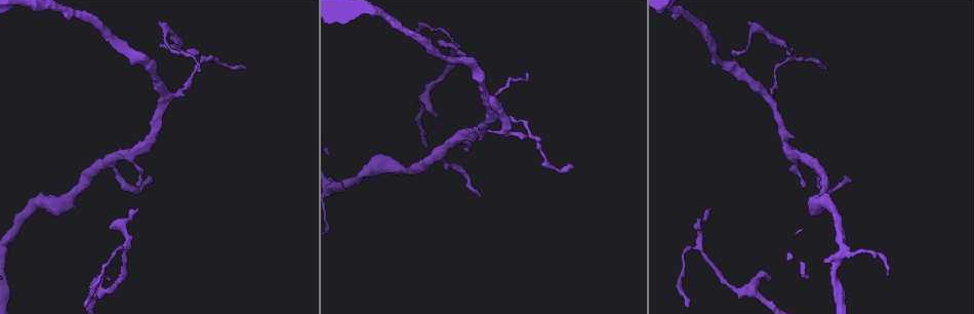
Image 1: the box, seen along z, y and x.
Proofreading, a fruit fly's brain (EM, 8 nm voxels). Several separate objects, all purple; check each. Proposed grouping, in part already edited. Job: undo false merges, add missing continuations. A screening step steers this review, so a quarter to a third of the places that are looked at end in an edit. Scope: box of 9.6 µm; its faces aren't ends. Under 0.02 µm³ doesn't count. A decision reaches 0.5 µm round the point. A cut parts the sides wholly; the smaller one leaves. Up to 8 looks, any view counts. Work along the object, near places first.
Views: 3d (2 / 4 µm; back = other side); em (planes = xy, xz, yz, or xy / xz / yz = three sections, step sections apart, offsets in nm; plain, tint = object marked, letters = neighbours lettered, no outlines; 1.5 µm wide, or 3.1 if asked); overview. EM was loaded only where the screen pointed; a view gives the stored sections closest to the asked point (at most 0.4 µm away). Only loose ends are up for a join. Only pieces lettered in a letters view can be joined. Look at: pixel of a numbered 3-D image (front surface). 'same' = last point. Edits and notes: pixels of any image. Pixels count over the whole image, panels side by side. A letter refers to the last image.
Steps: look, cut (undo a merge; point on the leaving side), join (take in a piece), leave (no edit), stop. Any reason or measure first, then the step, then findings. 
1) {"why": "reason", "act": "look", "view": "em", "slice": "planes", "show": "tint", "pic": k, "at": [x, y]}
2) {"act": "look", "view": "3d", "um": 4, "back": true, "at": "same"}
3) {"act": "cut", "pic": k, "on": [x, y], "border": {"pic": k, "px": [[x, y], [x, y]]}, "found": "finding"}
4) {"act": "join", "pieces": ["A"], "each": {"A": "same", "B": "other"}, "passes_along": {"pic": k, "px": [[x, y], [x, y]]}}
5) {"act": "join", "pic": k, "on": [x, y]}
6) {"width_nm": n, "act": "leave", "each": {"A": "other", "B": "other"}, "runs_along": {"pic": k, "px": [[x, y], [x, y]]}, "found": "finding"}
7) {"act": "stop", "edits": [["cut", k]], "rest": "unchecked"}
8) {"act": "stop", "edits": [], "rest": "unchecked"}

{"why": "tapers out", "act": "look", "view": "3d", "um": 4, "pic": 1, "at": [711, 208]}

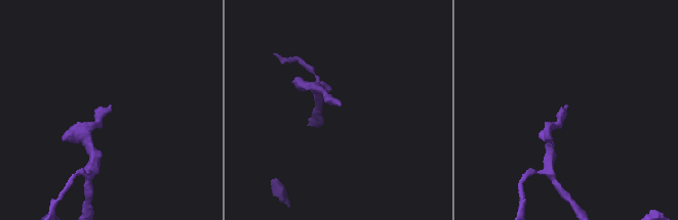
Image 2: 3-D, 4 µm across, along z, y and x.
{"why": "shape alone is not enough", "act": "look", "view": "em", "slice": "planes", "show": "letters", "pic": 2, "at": [110, 106]}

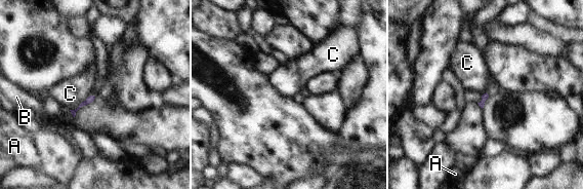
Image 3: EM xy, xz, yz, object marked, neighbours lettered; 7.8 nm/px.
{"longest_contact_nm": ["C", 240], "act": "leave", "each": {"A": "other", "B": "other", "C": "other"}, "border": {"pic": 3, "px": [[93, 91], [76, 108], [70, 110]]}, "found": "no lettered piece goes on from it"}

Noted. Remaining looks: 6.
{"why": "branch stops here", "act": "look", "view": "em", "slice": "planes", "show": "letters", "pic": 1, "at": [525, 75]}

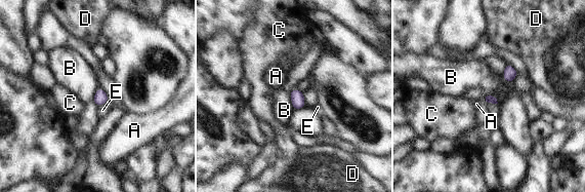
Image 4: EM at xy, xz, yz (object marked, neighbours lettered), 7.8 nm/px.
{"act": "leave", "each": {"A": "other", "B": "other", "C": "other", "D": "other", "E": "other"}, "border": {"pic": 4, "px": [[502, 73], [506, 81], [515, 77]]}, "found": "no lettered piece goes on from it"}

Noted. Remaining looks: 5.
{"why": "free end", "act": "look", "view": "3d", "um": 2, "back": true, "pic": 1, "at": [803, 188]}

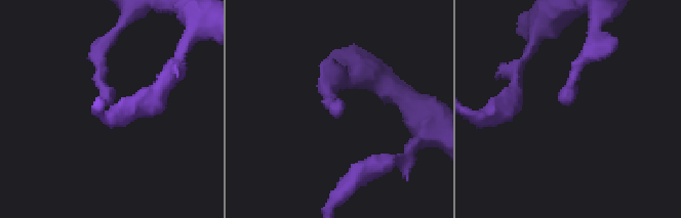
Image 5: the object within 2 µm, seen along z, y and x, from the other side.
{"act": "look", "view": "em", "slice": "planes", "show": "letters", "pic": 5, "at": [563, 101]}

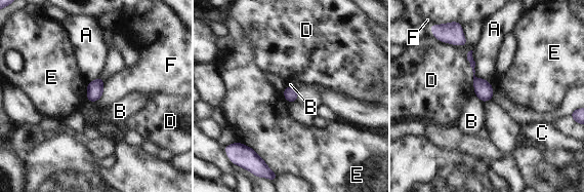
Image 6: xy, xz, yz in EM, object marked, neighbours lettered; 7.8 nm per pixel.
{"act": "leave", "each": {"A": "other", "B": "other", "C": "other", "D": "other", "E": "other", "F": "other"}, "border": {"pic": 6, "px": [[103, 84], [103, 93], [88, 102]]}, "found": "none of them fits"}

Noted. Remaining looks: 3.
{"act": "stop", "edits": [], "rest": "unchecked"}

